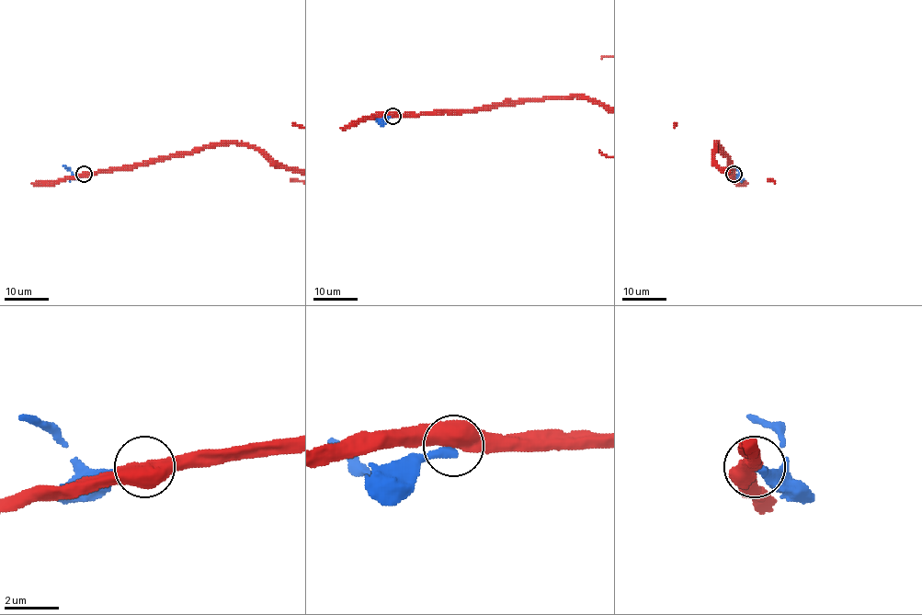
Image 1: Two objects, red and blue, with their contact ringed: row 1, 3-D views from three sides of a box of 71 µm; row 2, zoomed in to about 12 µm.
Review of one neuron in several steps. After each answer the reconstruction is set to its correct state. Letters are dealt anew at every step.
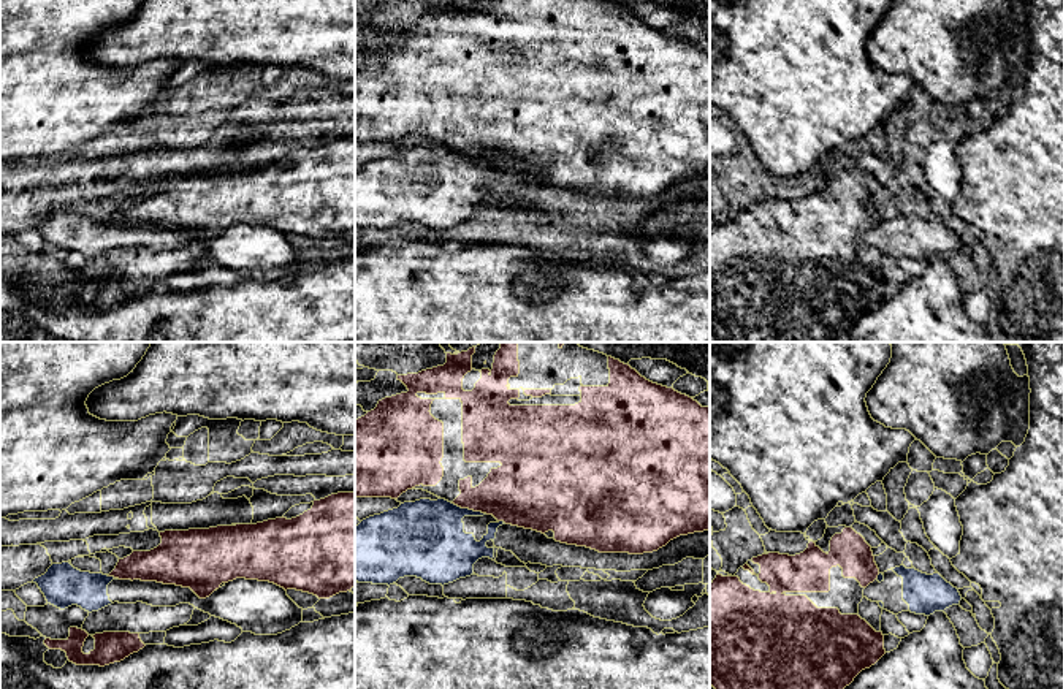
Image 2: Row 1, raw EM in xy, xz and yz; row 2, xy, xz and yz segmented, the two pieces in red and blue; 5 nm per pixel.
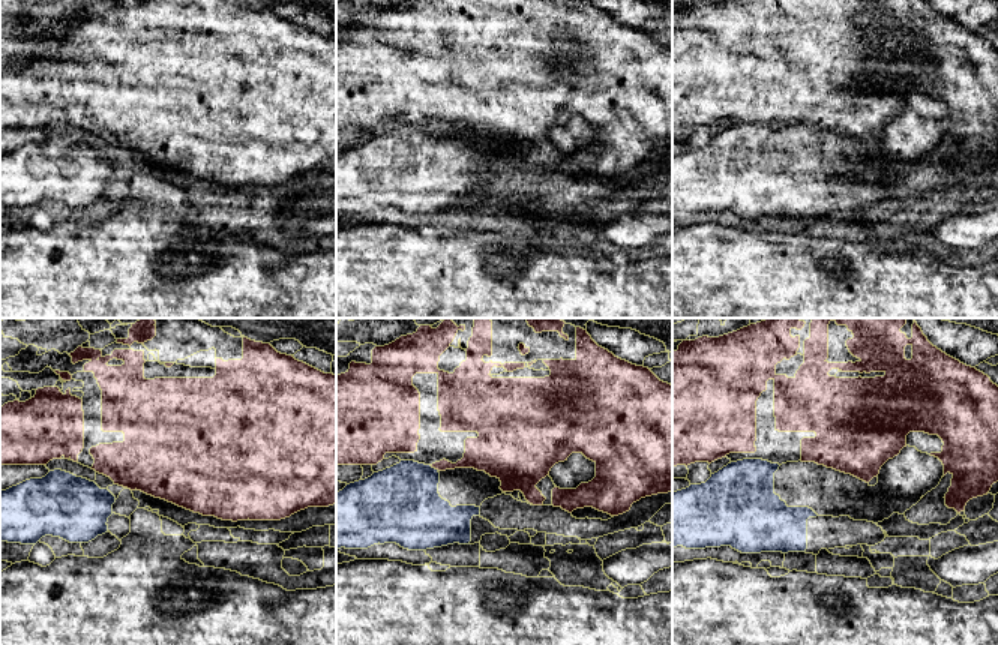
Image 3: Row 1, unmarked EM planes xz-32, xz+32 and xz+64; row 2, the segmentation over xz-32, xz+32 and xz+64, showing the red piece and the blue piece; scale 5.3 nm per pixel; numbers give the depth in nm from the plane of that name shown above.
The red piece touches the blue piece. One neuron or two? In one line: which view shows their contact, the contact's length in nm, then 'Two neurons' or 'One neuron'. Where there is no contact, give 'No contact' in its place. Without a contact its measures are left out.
Touches red in xz. Shared border 200 nm. Two neurons

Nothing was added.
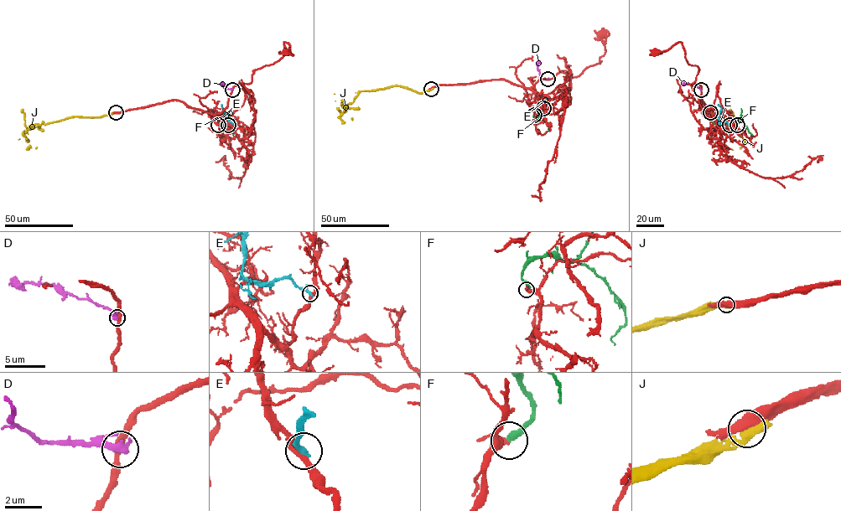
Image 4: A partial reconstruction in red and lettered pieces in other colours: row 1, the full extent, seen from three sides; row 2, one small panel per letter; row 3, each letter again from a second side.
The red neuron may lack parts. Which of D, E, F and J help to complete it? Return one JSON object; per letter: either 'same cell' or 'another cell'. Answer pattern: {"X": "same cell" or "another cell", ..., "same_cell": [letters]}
{"D": "another cell", "E": "another cell", "F": "same cell", "J": "another cell", "same_cell": ["F"]}

